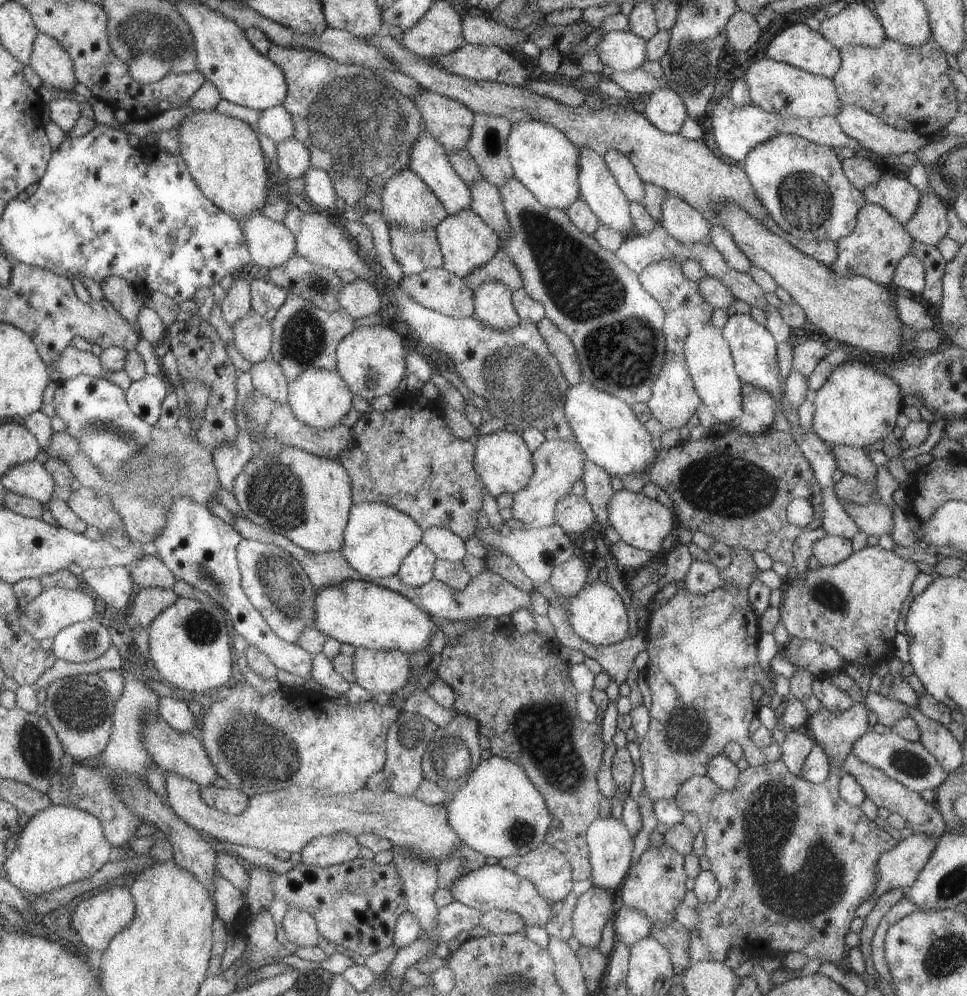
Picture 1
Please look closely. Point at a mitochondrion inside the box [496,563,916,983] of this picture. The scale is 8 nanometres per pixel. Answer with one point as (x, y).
(769, 819)

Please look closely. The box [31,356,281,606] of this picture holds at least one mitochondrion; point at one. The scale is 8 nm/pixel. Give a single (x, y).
(97, 429)

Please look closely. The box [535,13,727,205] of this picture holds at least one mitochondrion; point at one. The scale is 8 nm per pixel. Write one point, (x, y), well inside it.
(689, 62)

